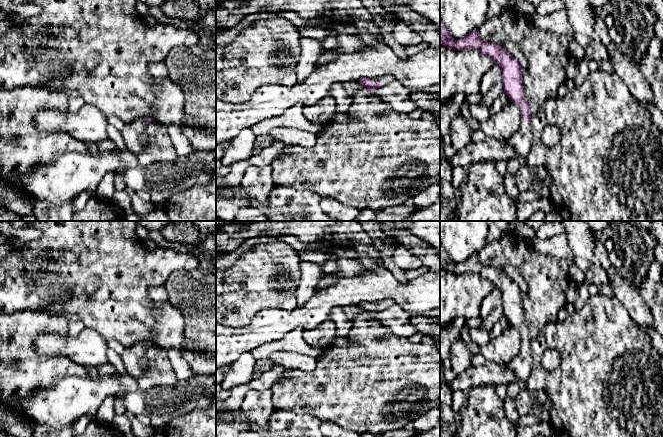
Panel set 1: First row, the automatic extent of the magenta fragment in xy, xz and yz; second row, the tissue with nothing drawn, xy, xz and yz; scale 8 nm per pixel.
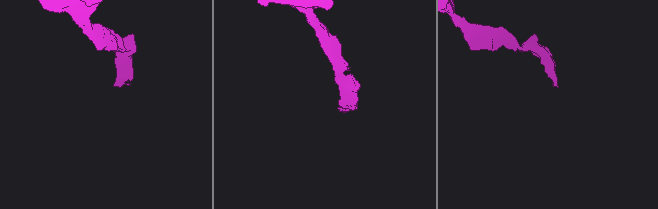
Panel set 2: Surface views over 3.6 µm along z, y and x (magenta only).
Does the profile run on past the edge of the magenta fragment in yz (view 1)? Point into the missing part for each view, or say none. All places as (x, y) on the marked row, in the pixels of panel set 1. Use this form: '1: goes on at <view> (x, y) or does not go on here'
1: goes on at yz (521, 141)

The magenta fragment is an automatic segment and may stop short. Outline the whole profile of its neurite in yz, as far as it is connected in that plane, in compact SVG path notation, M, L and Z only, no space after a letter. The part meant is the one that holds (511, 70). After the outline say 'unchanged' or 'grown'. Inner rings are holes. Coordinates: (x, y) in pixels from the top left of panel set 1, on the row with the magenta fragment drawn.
M440 18L440 44L455 50L476 49L488 54L498 64L502 71L504 92L510 102L518 105L521 111L521 122L517 132L508 140L517 153L526 158L531 149L533 135L530 128L531 114L522 83L522 68L518 61L510 55L505 46L497 45L483 40L479 36L479 29L474 29L465 37L455 39L452 37Z; grown

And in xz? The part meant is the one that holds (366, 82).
M392 75L380 76L377 78L362 77L358 81L371 90L389 85L395 78Z; grown

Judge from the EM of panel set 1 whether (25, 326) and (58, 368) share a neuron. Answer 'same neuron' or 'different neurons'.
same neuron

